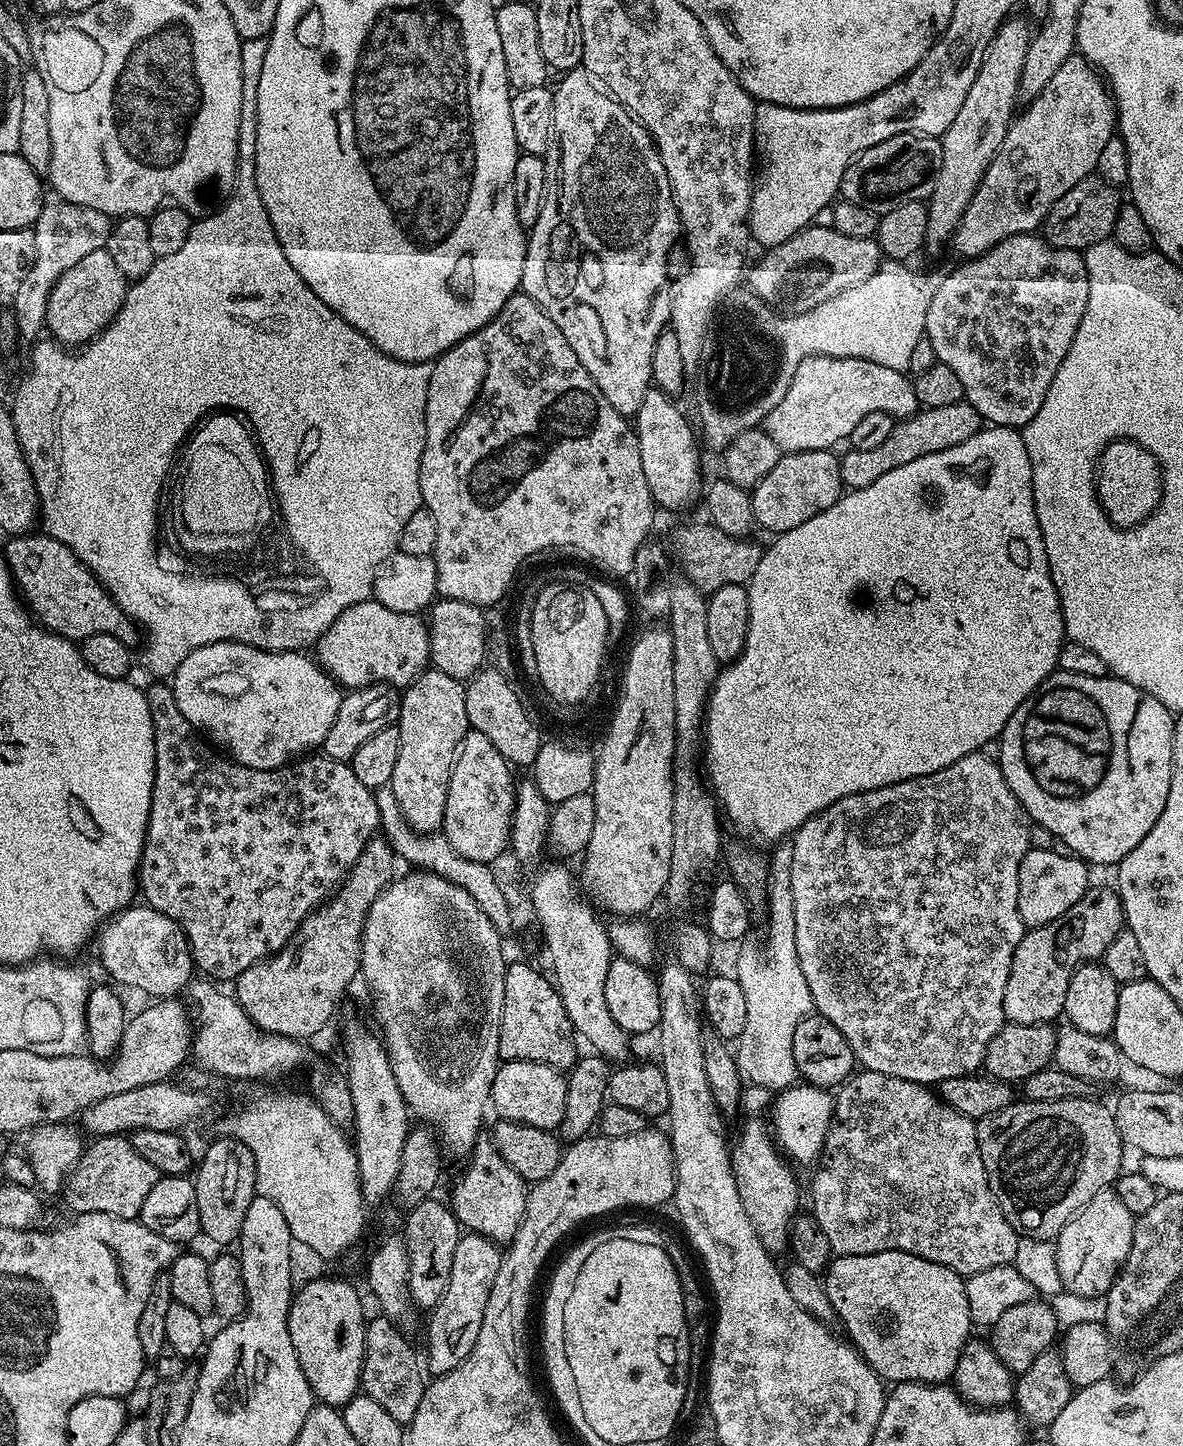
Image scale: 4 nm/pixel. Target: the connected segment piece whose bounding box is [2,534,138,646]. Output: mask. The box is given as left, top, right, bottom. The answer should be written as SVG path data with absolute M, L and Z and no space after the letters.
M41 534L11 537L2 552L17 589L33 617L49 632L79 642L90 634L114 634L123 644L135 645L138 625L117 606L111 594L83 562L62 542Z

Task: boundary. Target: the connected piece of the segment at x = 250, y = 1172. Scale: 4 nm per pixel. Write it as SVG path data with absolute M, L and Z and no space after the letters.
M225 1134L205 1150L201 1160L199 1157L194 1168L194 1183L198 1194L198 1218L203 1239L224 1244L220 1246L235 1245L242 1234L242 1222L248 1220L246 1210L250 1210L252 1201L257 1199L254 1154L250 1154L241 1140Z

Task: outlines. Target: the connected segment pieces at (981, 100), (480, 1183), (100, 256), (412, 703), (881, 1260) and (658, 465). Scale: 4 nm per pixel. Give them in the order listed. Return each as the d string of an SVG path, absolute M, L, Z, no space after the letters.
M1017 18L1005 20L1004 25L994 34L990 46L986 50L986 58L982 58L982 66L978 66L978 74L974 77L974 83L970 85L970 91L966 93L966 99L962 107L958 109L958 115L954 122L944 131L940 140L942 146L942 166L938 166L938 182L934 182L934 190L927 198L928 221L926 222L926 252L936 256L940 252L940 244L947 245L956 233L956 227L962 222L962 214L966 206L970 204L970 198L974 196L974 190L980 185L980 179L984 171L990 166L990 162L998 154L1002 142L1008 133L1008 125L1014 119L1017 111L1018 97L1020 94L1020 75L1022 74L1022 62L1026 62L1026 50L1030 39L1030 28Z
M480 1138L477 1140L472 1151L466 1157L464 1169L460 1172L460 1177L456 1180L456 1185L452 1188L452 1200L450 1207L457 1221L464 1224L469 1233L477 1236L485 1236L497 1246L507 1246L511 1244L514 1234L524 1217L526 1202L528 1201L529 1189L526 1181L494 1150L491 1139Z
M106 250L86 254L78 266L70 266L54 282L48 291L46 302L46 318L44 319L51 339L65 346L83 346L100 335L118 314L122 302L126 298L129 281L124 279L122 270L118 270L114 258Z
M425 670L403 689L399 697L400 745L390 796L398 802L402 818L406 818L416 832L436 832L443 825L450 774L456 764L460 744L470 730L464 689L465 685L450 678L450 674Z
M879 1252L836 1256L822 1279L835 1319L844 1323L847 1339L877 1376L888 1382L942 1384L951 1381L964 1344L974 1332L966 1302L965 1277L960 1273L909 1252Z
M652 386L634 417L638 454L642 454L642 474L646 474L646 486L650 486L653 501L664 508L684 508L694 503L696 495L699 497L702 492L700 452L696 449L698 432L694 424L692 429L691 422L676 403L661 388Z

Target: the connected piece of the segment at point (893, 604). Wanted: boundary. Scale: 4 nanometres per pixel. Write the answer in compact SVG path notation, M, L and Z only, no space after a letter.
M999 426L981 427L980 432L974 434L974 438L966 438L966 442L962 442L958 446L950 446L950 450L942 450L934 454L926 454L922 458L914 458L914 462L906 462L906 466L898 466L898 470L890 470L887 474L882 474L882 478L876 479L870 486L845 491L840 500L834 502L834 506L830 506L830 510L822 510L822 514L814 514L814 518L810 518L810 522L802 522L802 526L794 526L794 530L781 532L773 540L776 541L764 548L762 558L758 562L758 570L754 570L752 579L746 585L750 598L750 618L748 619L746 642L740 652L740 659L721 667L720 674L716 678L716 685L712 688L711 696L708 697L704 713L702 768L706 773L710 791L717 805L722 809L723 815L725 812L728 815L729 822L744 836L757 836L760 840L779 842L791 837L800 825L806 823L809 818L822 811L823 808L846 798L850 794L878 790L882 786L897 784L915 776L934 774L938 770L958 762L958 758L966 758L972 752L981 751L988 741L999 737L1010 722L1012 715L1024 705L1026 698L1036 691L1039 684L1047 676L1057 671L1060 663L1060 647L1066 642L1064 619L1060 613L1058 590L1054 586L1054 578L1050 574L1050 566L1046 558L1046 546L1042 538L1042 530L1038 526L1038 514L1034 506L1030 454L1026 454L1023 435L1017 429Z

